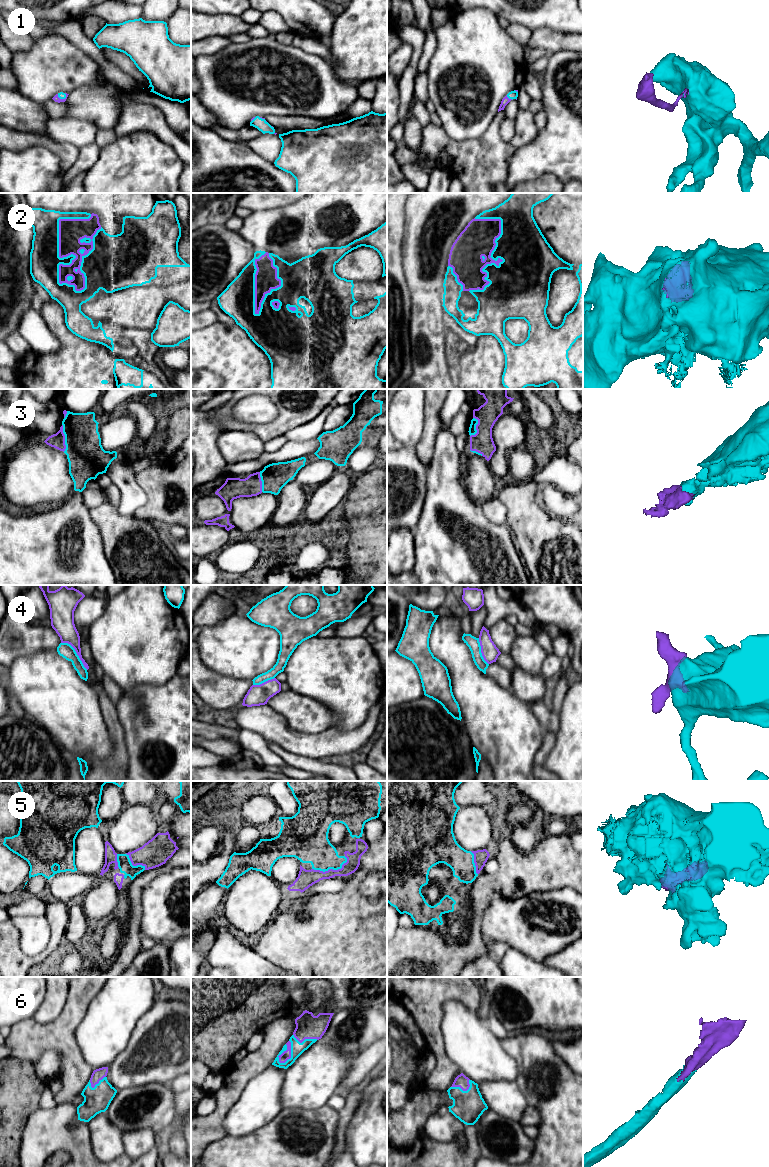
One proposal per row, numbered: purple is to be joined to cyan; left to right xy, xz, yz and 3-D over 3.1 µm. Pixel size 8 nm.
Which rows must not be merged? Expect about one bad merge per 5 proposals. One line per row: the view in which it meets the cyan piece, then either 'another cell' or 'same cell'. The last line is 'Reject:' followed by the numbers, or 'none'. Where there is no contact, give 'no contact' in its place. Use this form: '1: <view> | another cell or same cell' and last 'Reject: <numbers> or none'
1: yz | same cell
2: xy | same cell
3: xy | same cell
4: xy | another cell
5: xz | same cell
6: xz | same cell
Reject: 4

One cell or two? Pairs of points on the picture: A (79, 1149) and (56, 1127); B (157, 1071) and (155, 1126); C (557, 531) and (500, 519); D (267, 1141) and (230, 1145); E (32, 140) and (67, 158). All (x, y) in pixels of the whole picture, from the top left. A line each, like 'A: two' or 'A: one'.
A: one
B: two
C: two
D: one
E: one

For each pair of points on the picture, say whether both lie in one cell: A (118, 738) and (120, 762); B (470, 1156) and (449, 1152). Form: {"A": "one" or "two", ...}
{"A": "one", "B": "one"}

